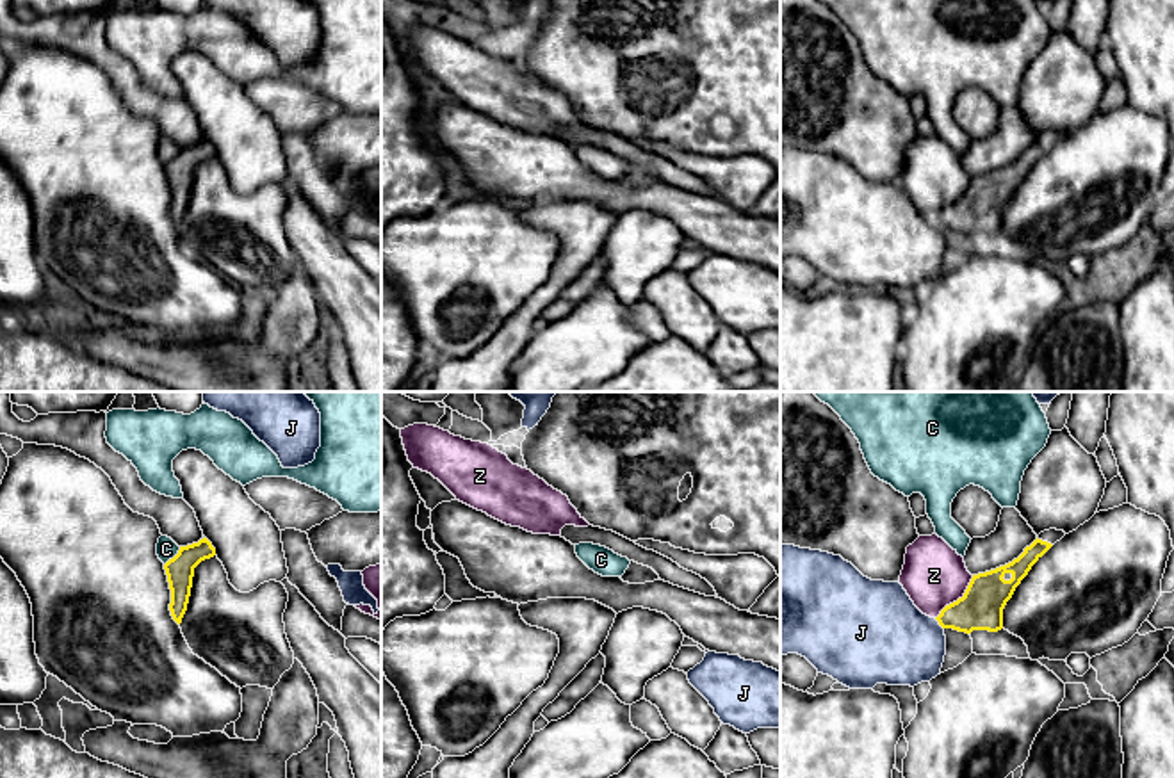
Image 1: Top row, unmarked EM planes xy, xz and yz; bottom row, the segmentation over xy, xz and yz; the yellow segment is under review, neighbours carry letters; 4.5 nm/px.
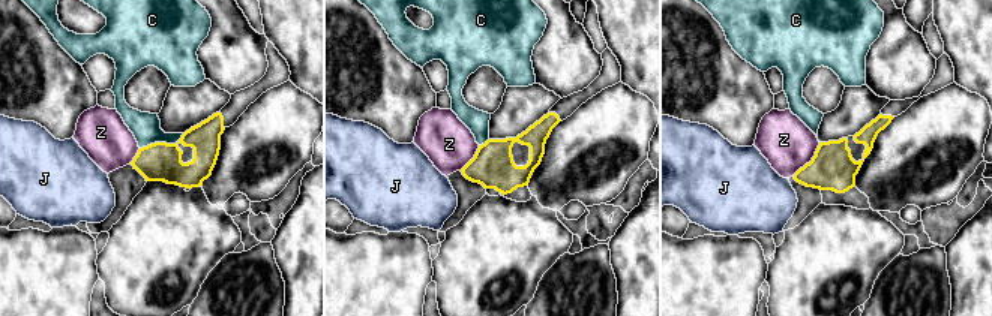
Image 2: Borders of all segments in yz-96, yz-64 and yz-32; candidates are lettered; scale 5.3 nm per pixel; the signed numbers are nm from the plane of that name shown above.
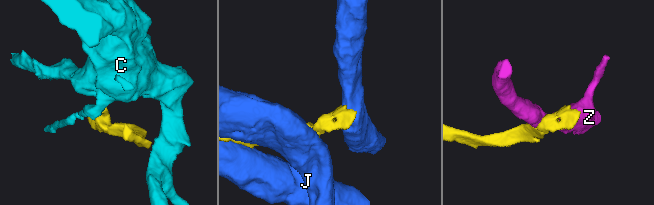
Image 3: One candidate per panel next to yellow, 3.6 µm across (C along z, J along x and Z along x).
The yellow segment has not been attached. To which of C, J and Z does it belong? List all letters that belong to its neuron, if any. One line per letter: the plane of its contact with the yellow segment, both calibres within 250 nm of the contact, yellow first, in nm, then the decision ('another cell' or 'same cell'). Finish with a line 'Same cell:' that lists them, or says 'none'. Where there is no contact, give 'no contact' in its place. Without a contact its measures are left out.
C: contact in xy; calibres 130 and 100 nm; another cell
J: contact in yz; calibres 200 and 400 nm; another cell
Z: contact in yz; calibres 200 and 300 nm; another cell
Same cell: none

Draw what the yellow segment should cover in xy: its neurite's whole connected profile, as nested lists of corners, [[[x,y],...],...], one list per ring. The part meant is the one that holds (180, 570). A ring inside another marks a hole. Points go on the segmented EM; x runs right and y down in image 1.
[[[203,538],[198,543],[180,547],[178,554],[164,564],[169,589],[171,589],[171,604],[169,611],[173,620],[180,625],[182,618],[187,611],[194,568],[216,555],[216,548],[212,543]]]

